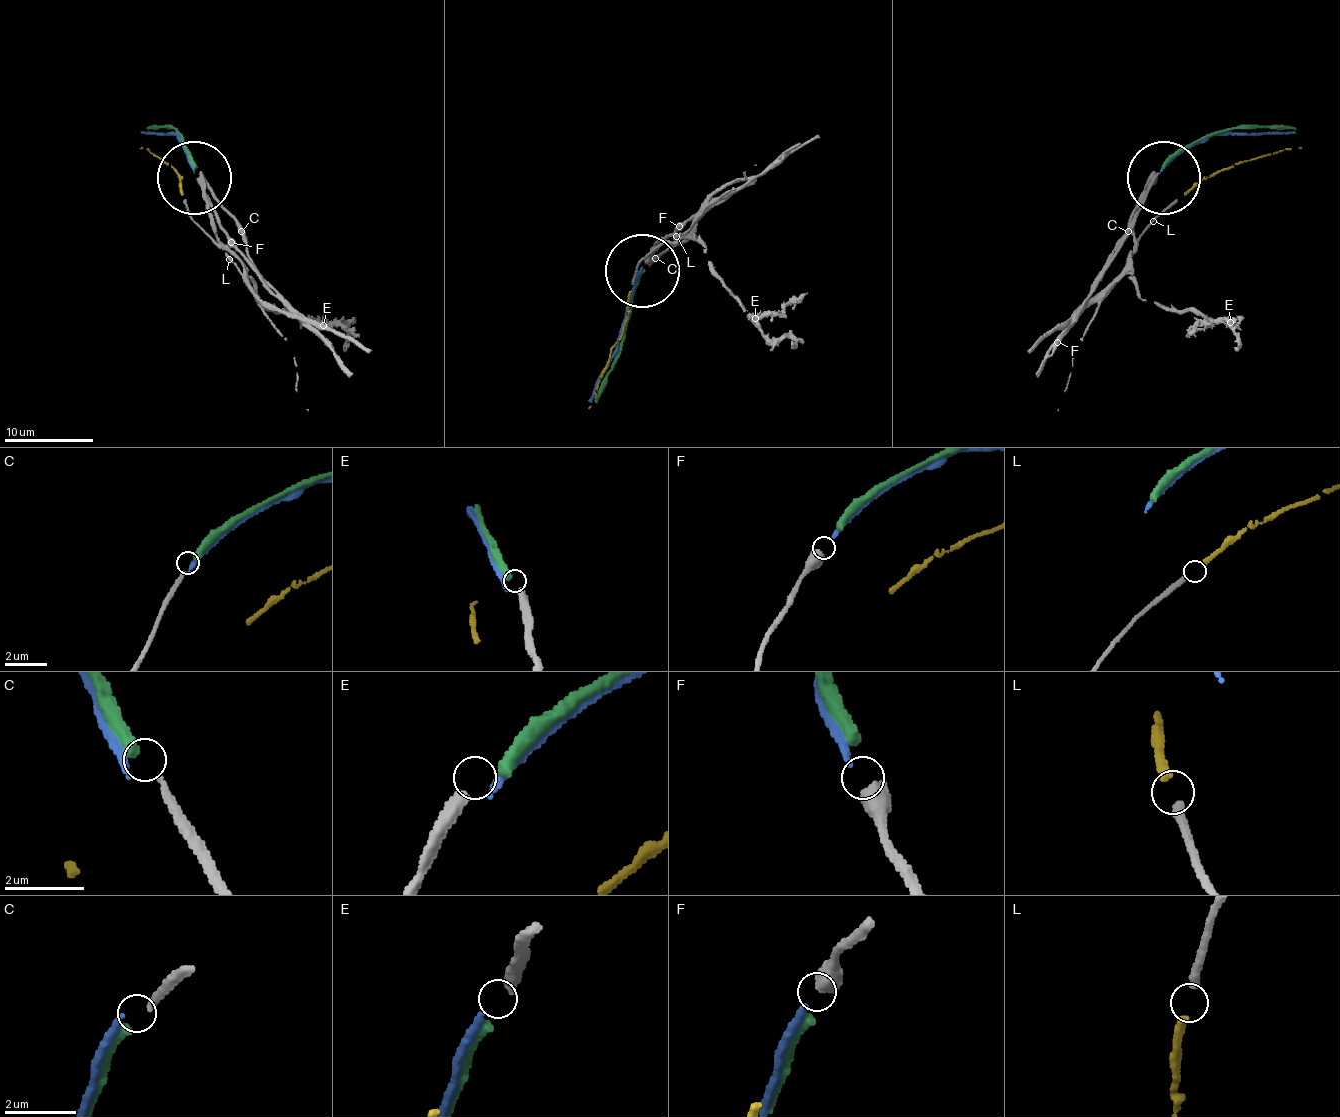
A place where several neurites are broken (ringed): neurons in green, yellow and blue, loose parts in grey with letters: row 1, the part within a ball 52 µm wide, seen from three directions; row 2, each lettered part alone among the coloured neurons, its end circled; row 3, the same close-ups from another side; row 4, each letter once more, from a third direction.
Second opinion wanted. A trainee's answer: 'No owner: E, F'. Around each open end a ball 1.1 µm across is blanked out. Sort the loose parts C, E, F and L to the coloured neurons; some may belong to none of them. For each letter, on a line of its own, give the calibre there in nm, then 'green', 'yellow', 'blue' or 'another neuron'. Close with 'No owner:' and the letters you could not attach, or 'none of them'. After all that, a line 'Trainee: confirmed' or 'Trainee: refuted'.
C: 190 nm | green
E: 360 nm | another neuron
F: 500 nm | blue
L: 240 nm | yellow
No owner: E
Trainee: refuted

